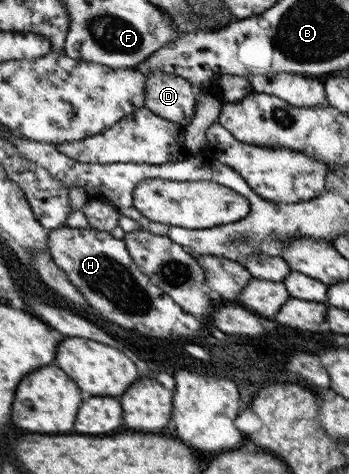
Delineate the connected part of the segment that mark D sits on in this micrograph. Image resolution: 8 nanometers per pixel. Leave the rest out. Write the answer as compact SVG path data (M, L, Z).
M162 72L146 73L144 103L154 115L185 127L195 106L192 84L183 77Z

